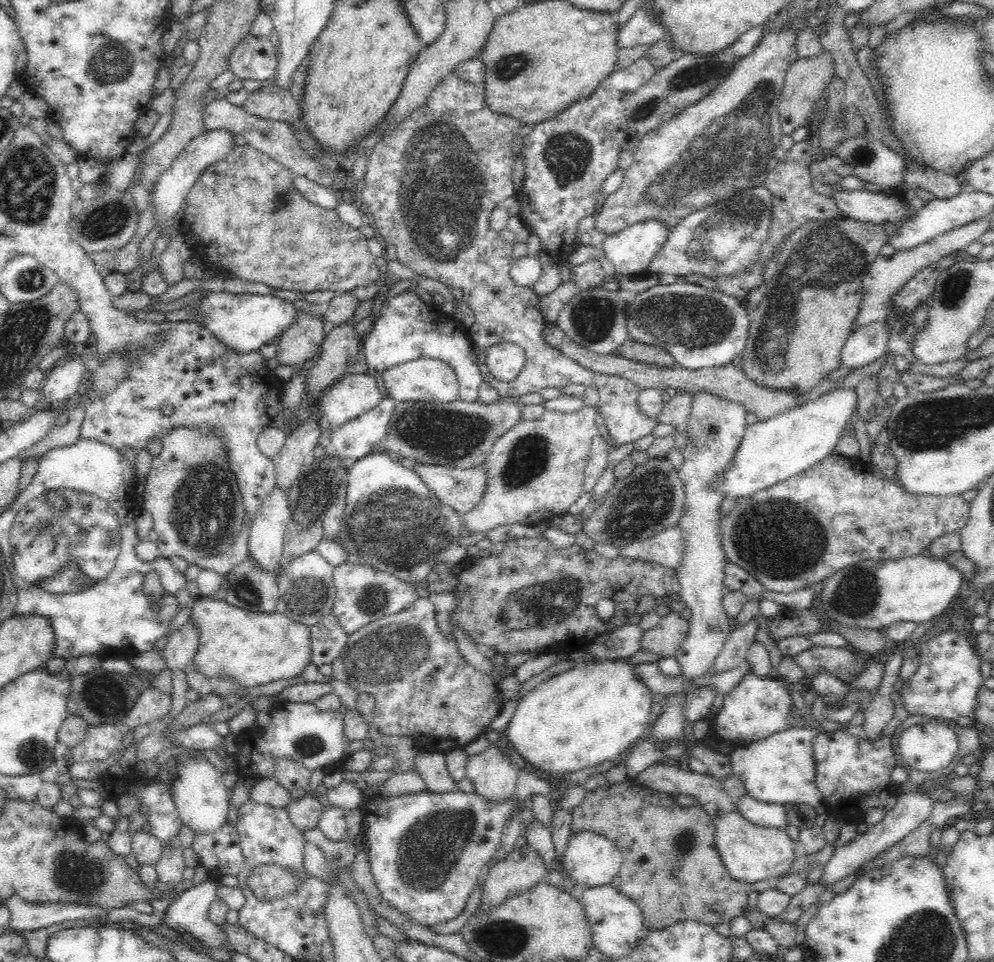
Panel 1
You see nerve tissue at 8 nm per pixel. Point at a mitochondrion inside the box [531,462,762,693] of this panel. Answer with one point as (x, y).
(643, 505)

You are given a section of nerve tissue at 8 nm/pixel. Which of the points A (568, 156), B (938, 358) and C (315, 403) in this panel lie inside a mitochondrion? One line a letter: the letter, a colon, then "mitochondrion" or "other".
A: mitochondrion
B: other
C: other

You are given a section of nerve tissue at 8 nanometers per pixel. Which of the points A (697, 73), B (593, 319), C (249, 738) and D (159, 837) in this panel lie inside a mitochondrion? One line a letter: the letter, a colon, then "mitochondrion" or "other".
A: mitochondrion
B: mitochondrion
C: other
D: other

